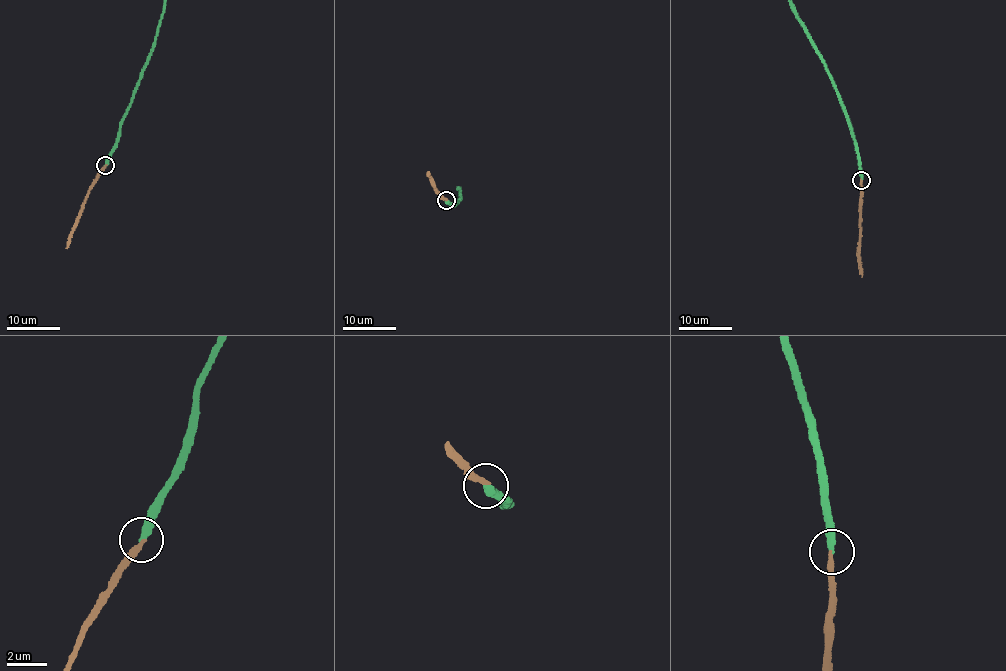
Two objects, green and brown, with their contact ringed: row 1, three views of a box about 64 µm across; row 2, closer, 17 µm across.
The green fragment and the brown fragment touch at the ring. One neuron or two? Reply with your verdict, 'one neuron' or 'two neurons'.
one neuron

